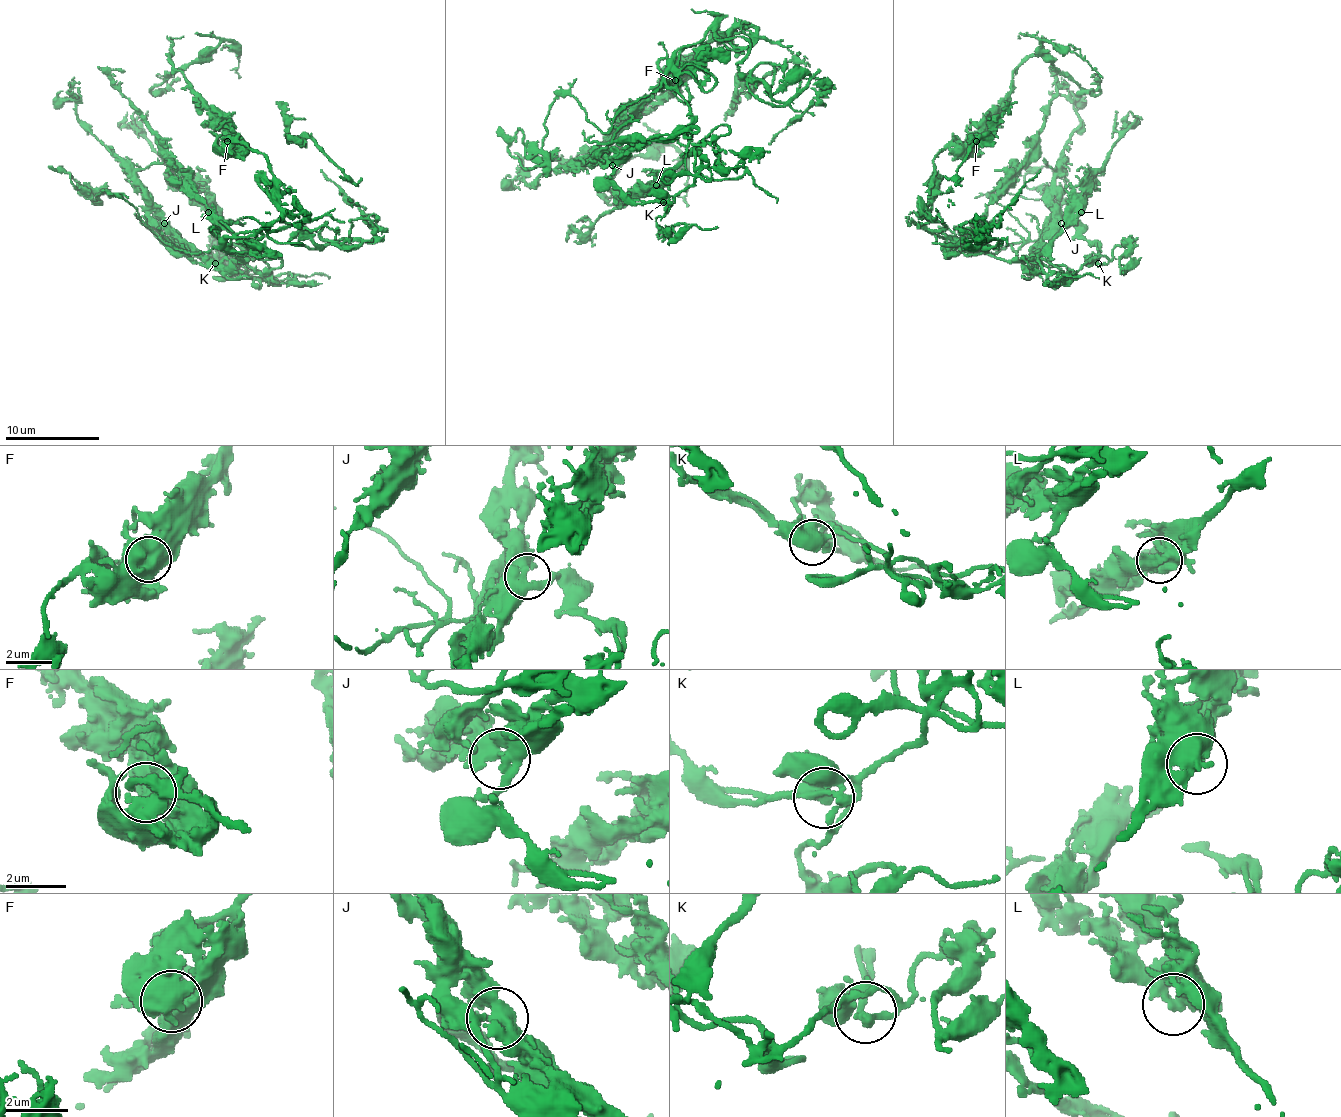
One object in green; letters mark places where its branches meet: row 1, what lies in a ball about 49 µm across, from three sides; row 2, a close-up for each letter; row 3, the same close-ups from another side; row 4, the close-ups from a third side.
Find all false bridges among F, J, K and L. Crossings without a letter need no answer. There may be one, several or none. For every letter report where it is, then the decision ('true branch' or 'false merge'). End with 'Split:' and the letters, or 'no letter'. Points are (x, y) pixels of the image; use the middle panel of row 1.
F: (675, 80) | true branch
J: (612, 165) | true branch
K: (663, 202) | true branch
L: (656, 185) | true branch
Split: no letter

